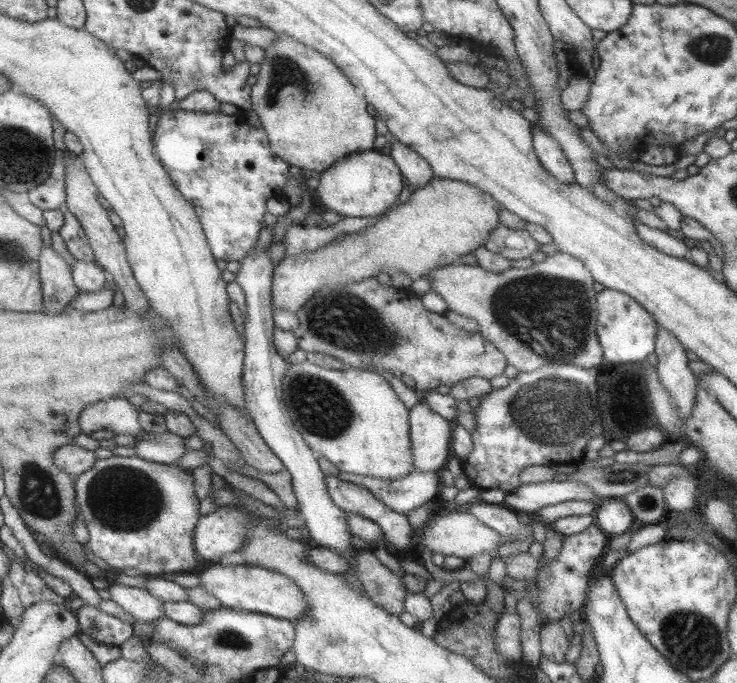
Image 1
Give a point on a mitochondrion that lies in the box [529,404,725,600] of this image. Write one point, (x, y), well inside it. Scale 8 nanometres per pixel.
(614, 477)

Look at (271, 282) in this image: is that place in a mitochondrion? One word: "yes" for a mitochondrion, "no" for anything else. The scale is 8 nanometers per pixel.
no

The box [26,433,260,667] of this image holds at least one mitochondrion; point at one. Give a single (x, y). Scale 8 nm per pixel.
(120, 497)

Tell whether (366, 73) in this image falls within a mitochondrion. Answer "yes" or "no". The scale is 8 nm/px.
no

